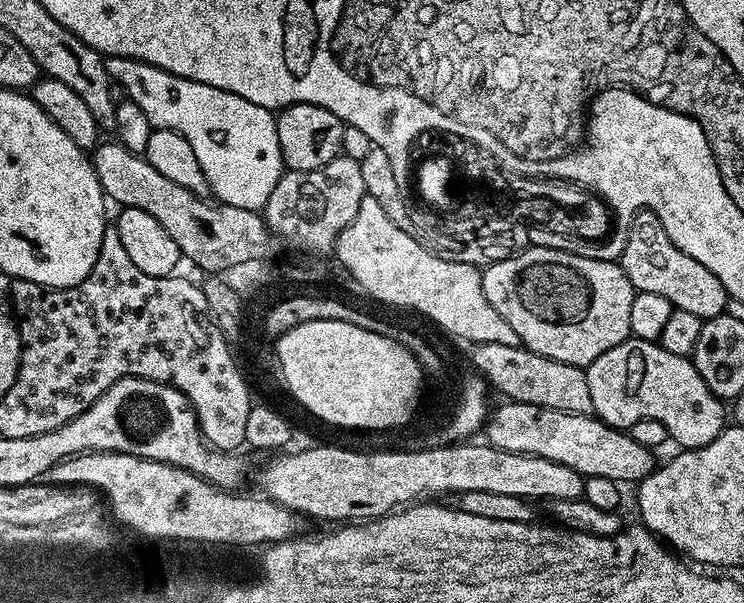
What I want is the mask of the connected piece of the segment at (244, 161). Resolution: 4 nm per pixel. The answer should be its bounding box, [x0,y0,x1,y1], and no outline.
[104,56,285,212]

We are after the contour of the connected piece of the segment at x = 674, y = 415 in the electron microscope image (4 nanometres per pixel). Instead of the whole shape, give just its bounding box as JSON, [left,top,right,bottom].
[586,338,726,450]

